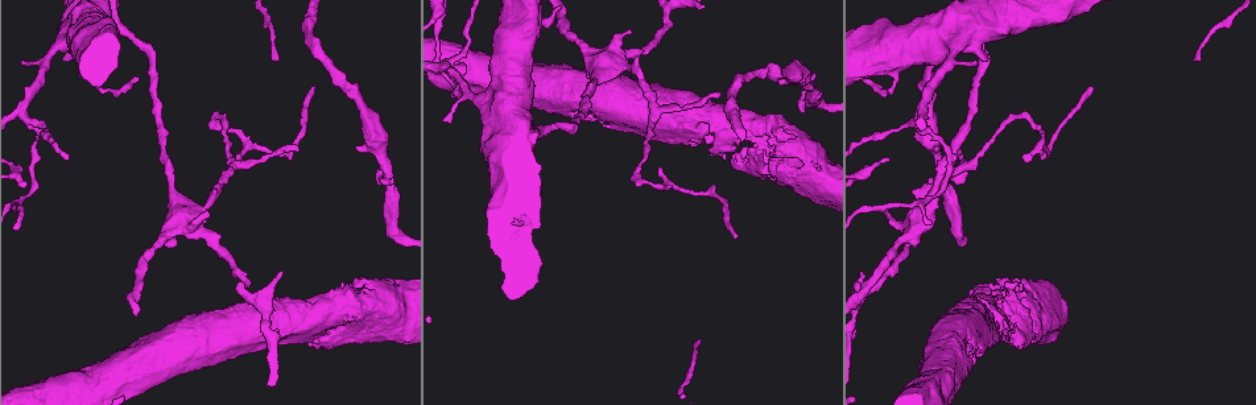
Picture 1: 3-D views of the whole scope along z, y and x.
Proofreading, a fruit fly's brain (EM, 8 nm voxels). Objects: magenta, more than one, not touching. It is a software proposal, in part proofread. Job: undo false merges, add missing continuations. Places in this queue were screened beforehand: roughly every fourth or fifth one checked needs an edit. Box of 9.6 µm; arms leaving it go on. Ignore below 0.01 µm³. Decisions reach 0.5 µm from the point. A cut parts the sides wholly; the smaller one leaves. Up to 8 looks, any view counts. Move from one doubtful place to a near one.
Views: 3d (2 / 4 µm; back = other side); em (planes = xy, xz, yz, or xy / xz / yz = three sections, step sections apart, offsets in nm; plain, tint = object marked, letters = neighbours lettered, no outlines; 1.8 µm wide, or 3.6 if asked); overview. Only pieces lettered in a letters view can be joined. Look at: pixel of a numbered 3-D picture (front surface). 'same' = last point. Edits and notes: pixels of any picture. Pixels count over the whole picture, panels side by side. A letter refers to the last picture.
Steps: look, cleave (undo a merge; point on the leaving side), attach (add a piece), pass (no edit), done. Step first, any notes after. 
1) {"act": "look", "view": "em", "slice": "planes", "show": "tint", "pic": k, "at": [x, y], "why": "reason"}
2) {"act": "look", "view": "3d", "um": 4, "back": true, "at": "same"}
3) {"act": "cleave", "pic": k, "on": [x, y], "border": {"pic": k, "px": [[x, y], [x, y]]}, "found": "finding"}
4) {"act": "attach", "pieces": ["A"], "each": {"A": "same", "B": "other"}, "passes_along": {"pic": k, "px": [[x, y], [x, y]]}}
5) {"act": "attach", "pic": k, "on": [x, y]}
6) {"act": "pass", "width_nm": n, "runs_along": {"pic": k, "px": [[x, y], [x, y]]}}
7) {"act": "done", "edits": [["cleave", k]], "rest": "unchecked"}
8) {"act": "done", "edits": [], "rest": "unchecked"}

{"act": "look", "view": "3d", "um": 4, "pic": 1, "at": [597, 117], "why": "branch stops here"}

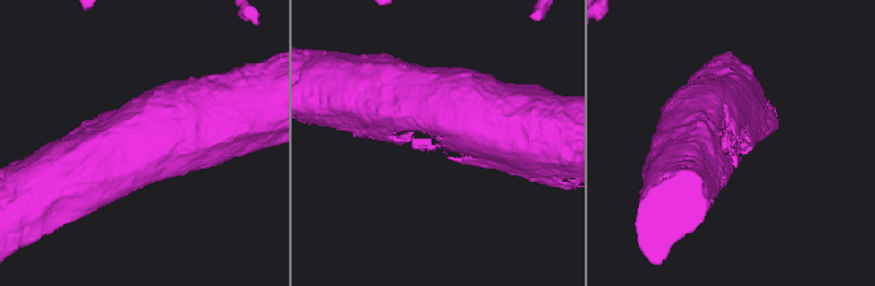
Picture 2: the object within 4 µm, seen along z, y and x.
{"act": "look", "view": "em", "slice": "planes", "show": "letters", "pic": 2, "at": [738, 156], "why": "now the EM"}

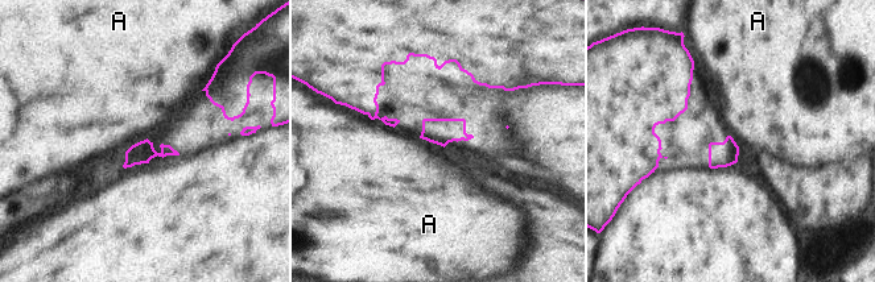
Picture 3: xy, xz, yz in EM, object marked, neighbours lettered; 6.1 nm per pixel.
{"act": "pass", "longest_contact_nm": ["A", 170], "each": {"A": "other"}, "border": {"pic": 3, "px": [[419, 137], [440, 144], [444, 148]]}, "found": "none of them fits"}

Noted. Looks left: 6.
{"act": "look", "view": "3d", "um": 2, "pic": 1, "at": [131, 37], "why": "thick turns thin"}

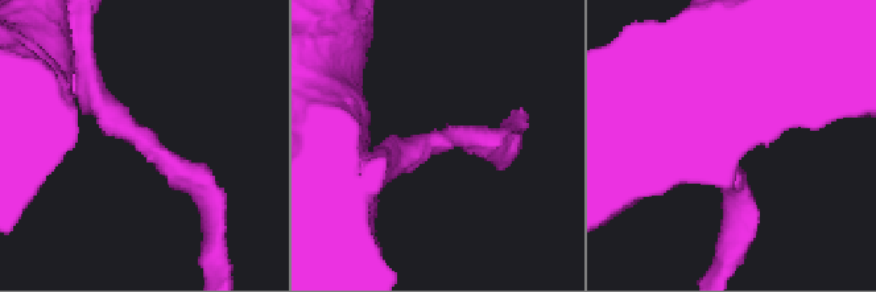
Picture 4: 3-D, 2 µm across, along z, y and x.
{"act": "look", "view": "em", "slice": "xz", "step": 16, "show": "tint", "pic": 4, "at": [435, 143], "arm_widths_nm": [190, 550], "why": "now the EM"}

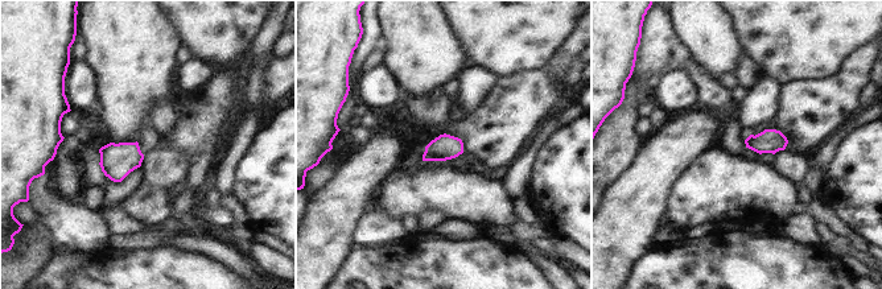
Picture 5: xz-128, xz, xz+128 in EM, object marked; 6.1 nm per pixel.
{"act": "look", "view": "em", "slice": "planes", "show": "letters", "at": "same", "why": "another direction"}

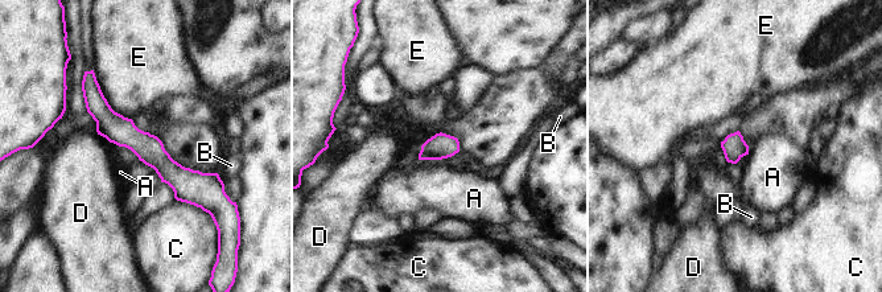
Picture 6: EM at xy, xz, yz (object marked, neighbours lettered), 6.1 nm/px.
{"act": "pass", "longest_contact_nm": ["E", 380], "each": {"A": "other", "B": "other", "C": "other", "D": "other", "E": "other"}, "border": {"pic": 6, "px": [[419, 159], [440, 160]]}, "found": "one neuron here"}

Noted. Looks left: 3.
{"act": "look", "view": "3d", "um": 4, "pic": 1, "at": [519, 29]}

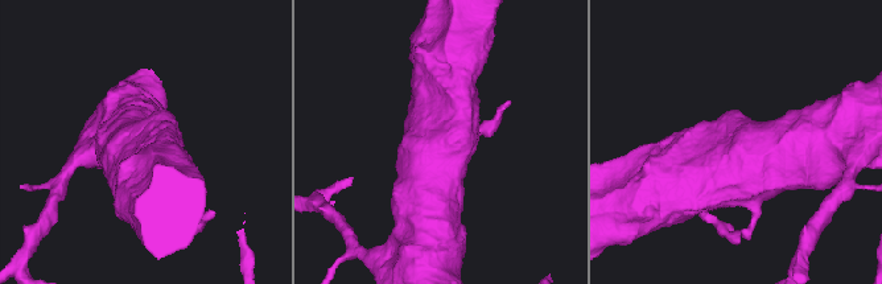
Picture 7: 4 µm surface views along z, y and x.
{"act": "look", "view": "em", "slice": "planes", "show": "tint", "pic": 7, "at": [737, 158], "why": "need the tissue"}

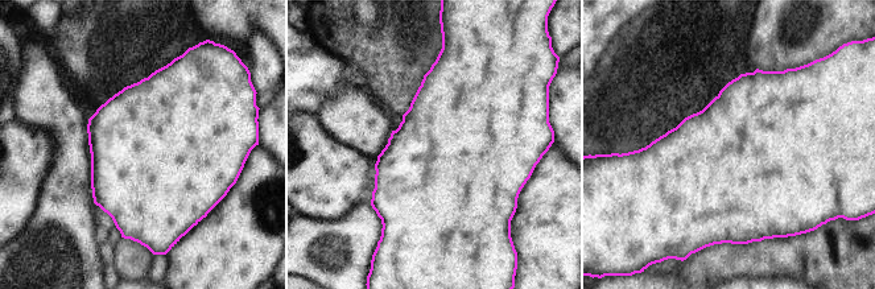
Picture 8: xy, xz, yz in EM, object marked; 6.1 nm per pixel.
{"act": "look", "view": "em", "slice": "planes", "show": "letters", "at": "same", "why": "what lies round it"}

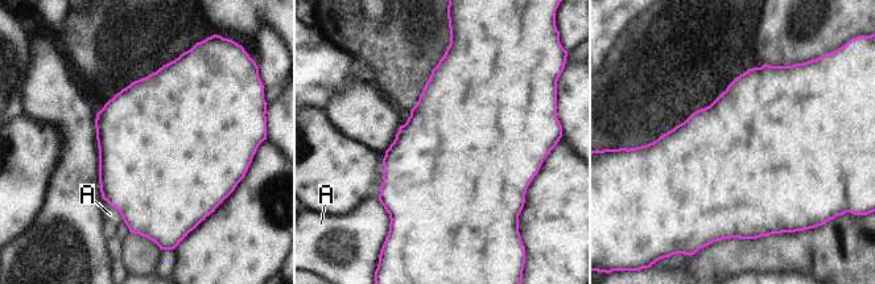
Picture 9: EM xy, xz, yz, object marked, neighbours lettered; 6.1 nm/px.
{"act": "pass", "each": {"A": "other"}, "border": {"pic": 9, "px": [[103, 198], [123, 219]]}, "found": "one neuron here"}

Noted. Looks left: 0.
{"act": "done", "edits": [], "rest": "unchecked"}

